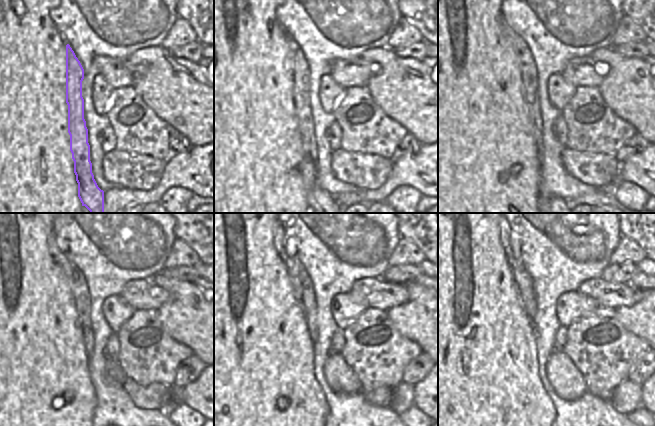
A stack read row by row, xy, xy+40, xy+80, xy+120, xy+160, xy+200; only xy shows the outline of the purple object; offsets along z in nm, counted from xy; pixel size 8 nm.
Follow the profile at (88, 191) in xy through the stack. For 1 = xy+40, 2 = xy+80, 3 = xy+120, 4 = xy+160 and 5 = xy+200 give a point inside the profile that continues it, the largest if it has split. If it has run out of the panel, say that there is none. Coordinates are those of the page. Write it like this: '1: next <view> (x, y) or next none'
1: next xy+40 (301, 87)
2: next xy+80 (526, 64)
3: next xy+120 (75, 279)
4: next xy+160 (303, 291)
5: next xy+200 (523, 281)

